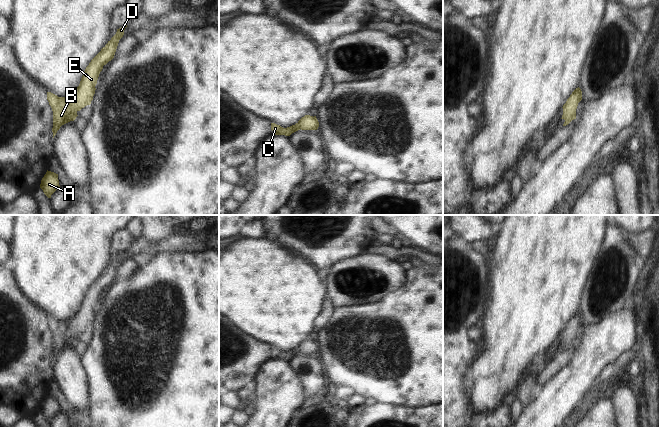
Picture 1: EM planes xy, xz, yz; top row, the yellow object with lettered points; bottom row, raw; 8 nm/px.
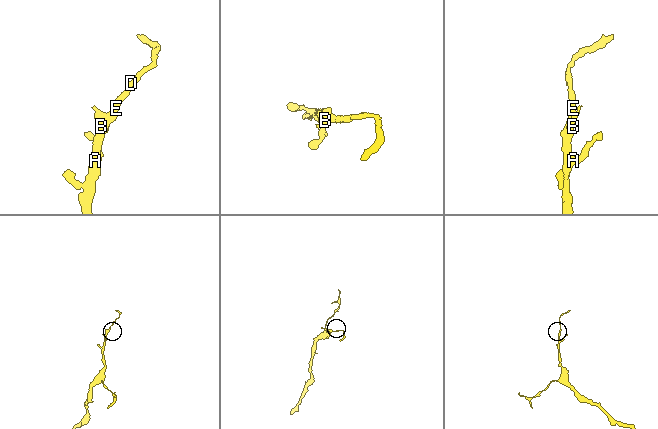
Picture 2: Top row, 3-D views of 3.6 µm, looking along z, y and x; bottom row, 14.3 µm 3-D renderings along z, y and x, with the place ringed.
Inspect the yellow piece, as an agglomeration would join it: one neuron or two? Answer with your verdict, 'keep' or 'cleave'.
keep

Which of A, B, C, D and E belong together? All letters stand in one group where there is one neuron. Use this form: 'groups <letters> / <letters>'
groups A B C D E

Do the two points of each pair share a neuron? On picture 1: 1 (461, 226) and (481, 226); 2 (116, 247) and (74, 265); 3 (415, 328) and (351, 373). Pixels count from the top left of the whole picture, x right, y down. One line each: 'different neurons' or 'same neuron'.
1: same neuron
2: different neurons
3: same neuron

